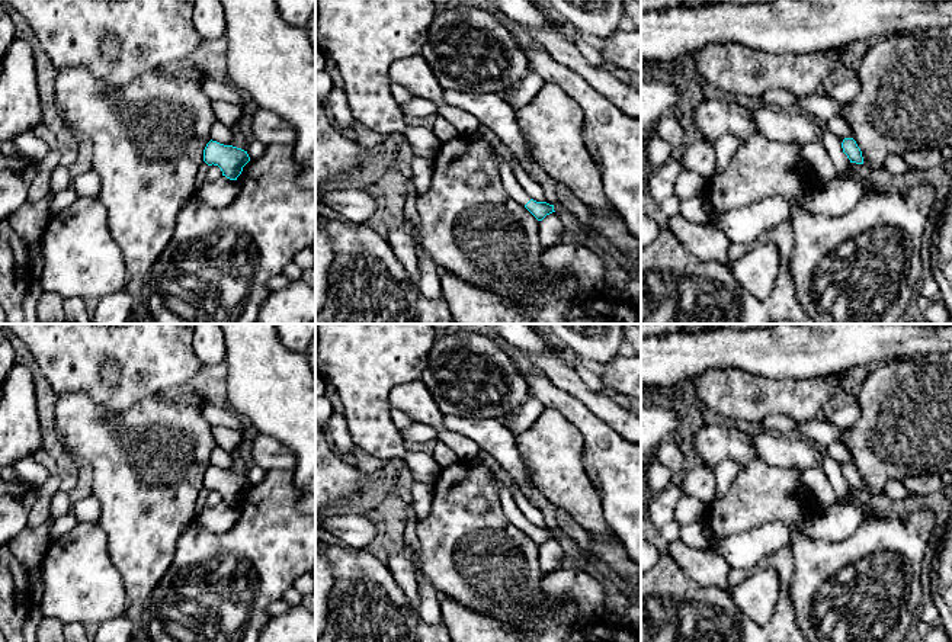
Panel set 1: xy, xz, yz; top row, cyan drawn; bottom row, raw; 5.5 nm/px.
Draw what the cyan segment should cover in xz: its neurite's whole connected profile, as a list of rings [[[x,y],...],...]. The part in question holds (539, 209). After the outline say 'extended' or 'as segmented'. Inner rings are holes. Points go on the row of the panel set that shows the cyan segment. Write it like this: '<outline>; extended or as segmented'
[[[493,150],[493,155],[499,161],[499,171],[506,187],[507,193],[520,205],[523,205],[538,221],[542,221],[546,215],[555,212],[554,205],[546,202],[536,202],[533,200],[516,182],[513,176],[513,170],[510,163],[503,158],[496,150]]]; extended

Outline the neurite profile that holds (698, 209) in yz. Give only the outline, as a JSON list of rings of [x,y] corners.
[[[708,195],[680,202],[680,215],[695,224],[711,224],[714,211]]]

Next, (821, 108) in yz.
[[[811,94],[801,99],[796,99],[802,112],[810,115],[820,123],[826,123],[830,118],[839,116],[844,105],[836,102],[827,94]]]

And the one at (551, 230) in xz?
[[[552,212],[539,221],[539,243],[542,250],[558,244],[562,240],[564,227],[558,218],[558,214]]]

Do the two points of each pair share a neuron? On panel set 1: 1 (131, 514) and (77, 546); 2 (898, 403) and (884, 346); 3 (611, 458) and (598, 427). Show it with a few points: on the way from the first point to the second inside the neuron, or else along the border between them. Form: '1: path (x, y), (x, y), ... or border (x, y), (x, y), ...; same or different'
1: border (96, 523), (105, 535), (108, 557), (112, 564); different
2: border (920, 353), (888, 358), (875, 365); different
3: path (603, 452), (598, 435); same

